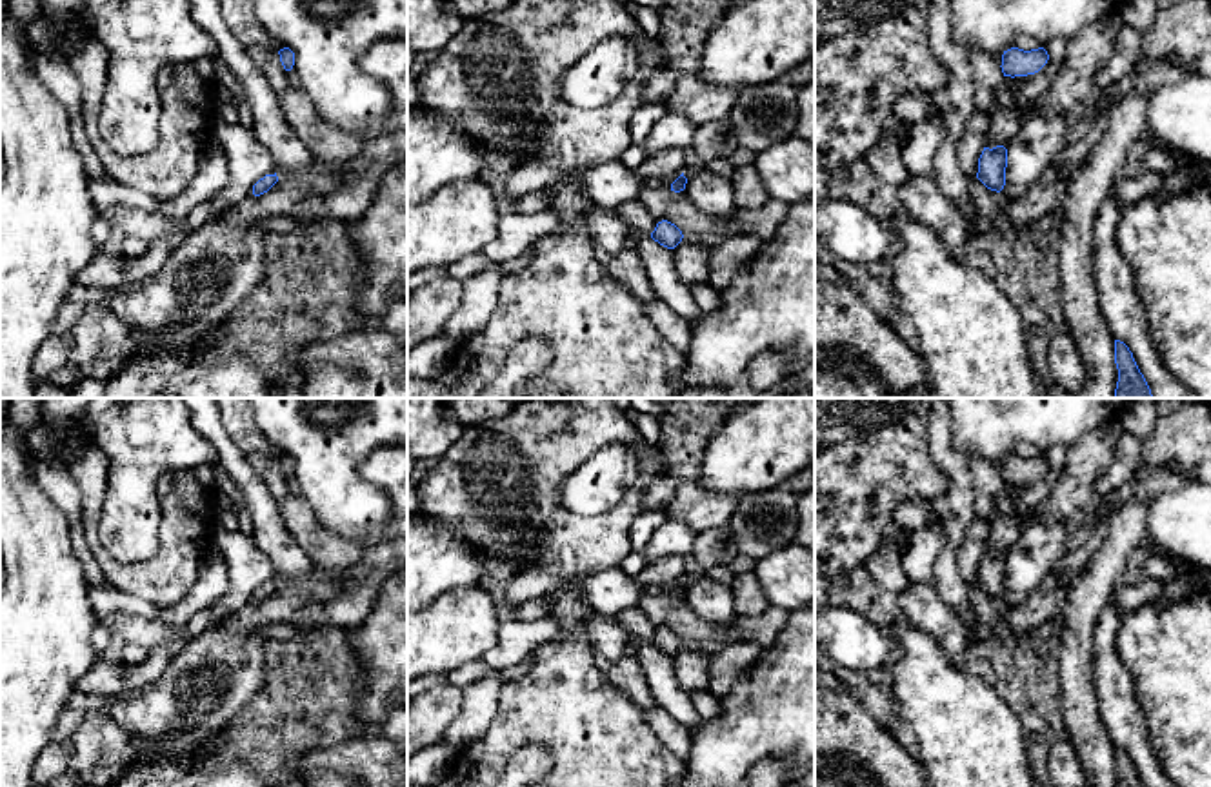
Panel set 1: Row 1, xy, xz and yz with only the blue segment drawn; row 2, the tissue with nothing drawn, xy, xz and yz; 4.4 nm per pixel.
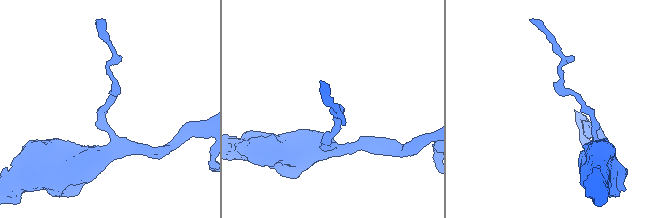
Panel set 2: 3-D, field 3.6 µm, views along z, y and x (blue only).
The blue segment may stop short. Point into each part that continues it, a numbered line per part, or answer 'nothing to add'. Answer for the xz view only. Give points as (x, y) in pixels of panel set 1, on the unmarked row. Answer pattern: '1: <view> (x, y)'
nothing to add

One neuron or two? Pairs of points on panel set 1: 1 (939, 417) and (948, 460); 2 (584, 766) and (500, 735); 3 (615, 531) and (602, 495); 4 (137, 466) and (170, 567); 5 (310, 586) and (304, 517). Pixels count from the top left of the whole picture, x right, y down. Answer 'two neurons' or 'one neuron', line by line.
1: one neuron
2: one neuron
3: two neurons
4: two neurons
5: two neurons

